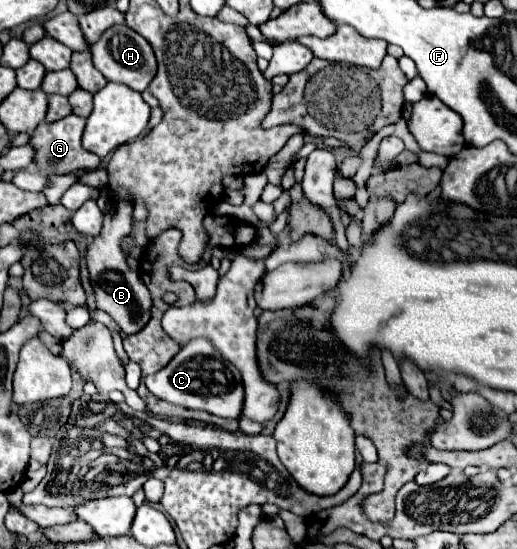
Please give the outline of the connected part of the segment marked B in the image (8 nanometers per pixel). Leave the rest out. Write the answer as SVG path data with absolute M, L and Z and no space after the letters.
M114 202L110 212L104 218L102 232L92 240L92 244L86 250L86 266L90 270L90 282L94 288L96 306L104 312L108 312L120 326L124 334L136 334L144 328L144 324L150 320L150 292L144 288L144 282L140 280L138 272L128 270L126 256L120 252L120 240L132 230L132 206Z

